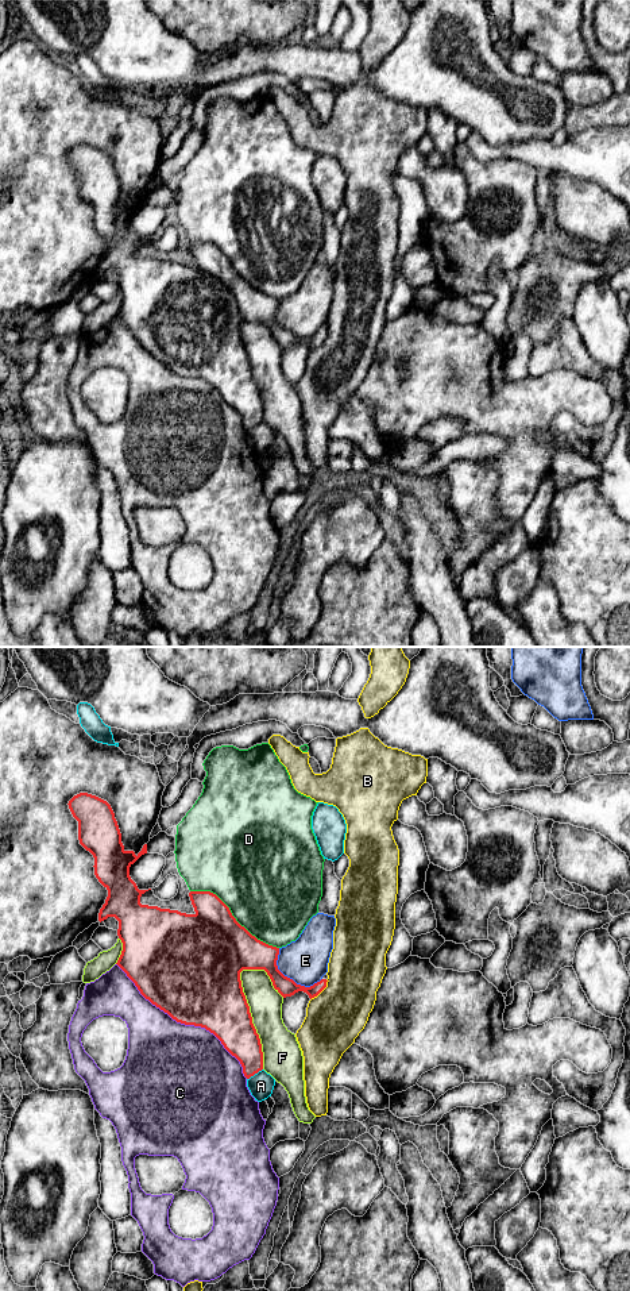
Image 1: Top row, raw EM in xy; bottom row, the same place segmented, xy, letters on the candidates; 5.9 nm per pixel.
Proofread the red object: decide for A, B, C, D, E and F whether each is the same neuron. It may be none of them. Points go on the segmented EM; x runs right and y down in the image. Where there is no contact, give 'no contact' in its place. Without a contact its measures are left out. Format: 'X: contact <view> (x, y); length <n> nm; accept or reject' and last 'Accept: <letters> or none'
A: contact xy (254, 1074); length 120 nm; reject
B: contact xy (321, 990); length 160 nm; reject
C: contact xy (184, 1022); length 1050 nm; reject
D: contact xy (232, 916); length 650 nm; reject
E: contact xy (289, 978); length 320 nm; reject
F: contact xy (251, 1018); length 600 nm; reject
Accept: none

